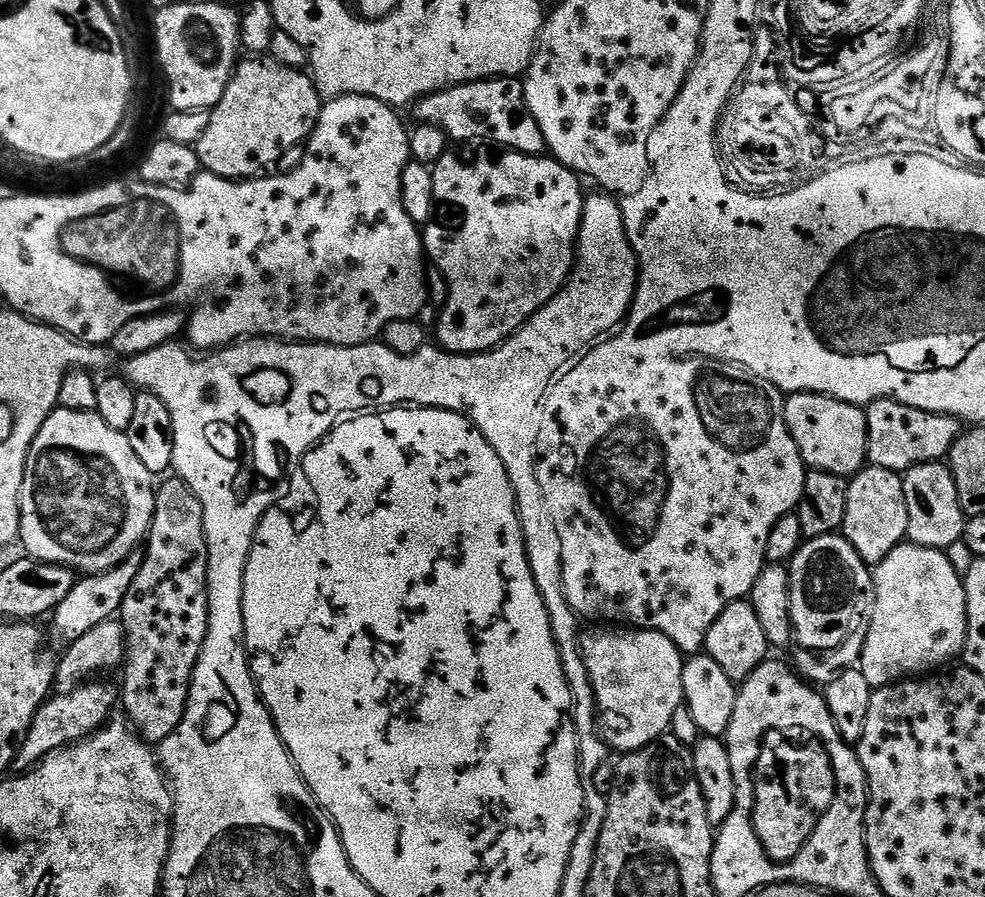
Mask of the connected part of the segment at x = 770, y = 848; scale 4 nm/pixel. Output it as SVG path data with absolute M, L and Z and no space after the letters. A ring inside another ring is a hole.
M772 729L765 733L759 760L754 766L755 798L750 815L763 850L773 863L791 863L809 843L822 814L829 809L830 802L836 796L835 761L829 758L828 749L815 738L800 742L792 741L787 736L789 735L781 729Z

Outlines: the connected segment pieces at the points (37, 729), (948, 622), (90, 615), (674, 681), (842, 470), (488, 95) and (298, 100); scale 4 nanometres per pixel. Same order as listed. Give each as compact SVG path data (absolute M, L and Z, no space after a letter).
M85 682L79 688L69 692L49 695L44 705L38 710L30 730L16 755L15 767L20 770L31 770L40 761L45 760L52 752L67 748L69 744L77 744L85 740L99 728L103 728L113 715L112 707L117 707L118 692L115 687L100 682Z
M905 542L875 565L876 609L858 661L872 689L943 669L963 653L968 637L966 590L948 556L938 548Z
M137 550L130 554L130 558L126 558L126 562L114 566L108 572L88 574L77 579L74 590L70 590L70 594L66 594L66 598L62 598L62 602L50 616L52 632L56 635L60 646L78 642L78 638L82 638L82 634L90 634L90 630L94 630L94 626L113 619L119 613L122 602L126 598L126 590L130 590L143 561L143 551Z
M592 626L580 633L580 656L586 662L592 689L596 695L596 726L600 739L616 754L637 752L642 746L665 735L672 727L674 712L684 704L682 670L685 657L666 638L666 634L650 632L635 626Z
M794 392L785 399L784 421L800 447L800 456L811 471L851 478L865 467L866 411L855 404L835 400L821 392Z
M493 78L473 80L470 84L455 84L443 92L432 92L423 96L414 105L416 120L422 124L433 124L443 128L449 141L493 140L504 150L521 152L527 156L543 156L546 152L544 135L534 122L528 104L524 100L524 86L516 78Z
M271 58L244 59L237 63L222 98L211 108L210 126L206 126L206 134L202 134L194 145L201 169L227 180L259 177L265 170L271 169L268 168L271 164L278 163L280 156L286 155L291 148L299 144L301 147L315 130L322 107L322 97L312 83L311 75L298 68L282 66Z

